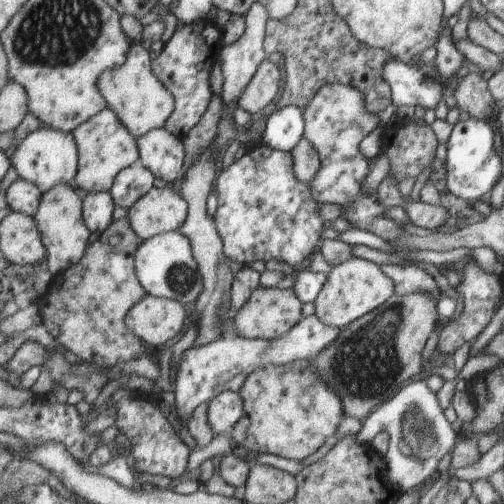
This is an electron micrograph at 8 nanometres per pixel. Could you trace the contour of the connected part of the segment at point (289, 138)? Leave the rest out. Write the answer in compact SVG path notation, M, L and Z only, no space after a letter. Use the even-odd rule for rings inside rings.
M283 106L281 110L272 110L269 114L261 144L290 153L303 137L302 110L297 106Z

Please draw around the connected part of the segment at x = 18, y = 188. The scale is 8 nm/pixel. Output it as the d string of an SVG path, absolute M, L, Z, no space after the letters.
M17 179L5 191L5 202L10 211L33 216L42 200L42 190L22 179Z

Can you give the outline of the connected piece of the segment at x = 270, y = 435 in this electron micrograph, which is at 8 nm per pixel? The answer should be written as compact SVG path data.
M307 361L255 368L238 392L242 396L244 413L229 437L234 445L243 446L253 453L301 461L335 432L341 420L339 396L319 380L319 374L311 370Z

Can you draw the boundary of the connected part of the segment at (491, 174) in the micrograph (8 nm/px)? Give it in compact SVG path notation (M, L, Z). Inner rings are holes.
M469 118L464 122L457 122L451 126L451 134L446 142L447 156L445 156L445 182L447 191L466 202L475 200L483 194L489 194L493 184L499 180L501 174L501 160L493 152L493 132L491 126L485 124L487 120Z

